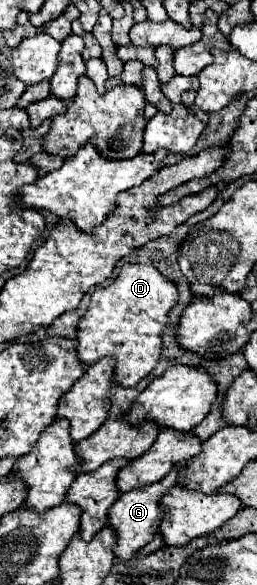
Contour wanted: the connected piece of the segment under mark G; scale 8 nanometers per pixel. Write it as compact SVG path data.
M171 472L167 474L161 482L157 484L151 484L151 486L143 486L143 488L135 488L131 492L125 492L121 494L117 500L115 500L115 506L109 508L109 514L107 514L107 526L111 530L115 530L117 534L117 546L115 546L115 556L119 560L131 560L145 544L149 544L153 540L153 536L157 534L157 528L159 528L159 522L163 518L163 508L159 506L159 498L171 488L175 486L175 478L177 478L177 472Z

